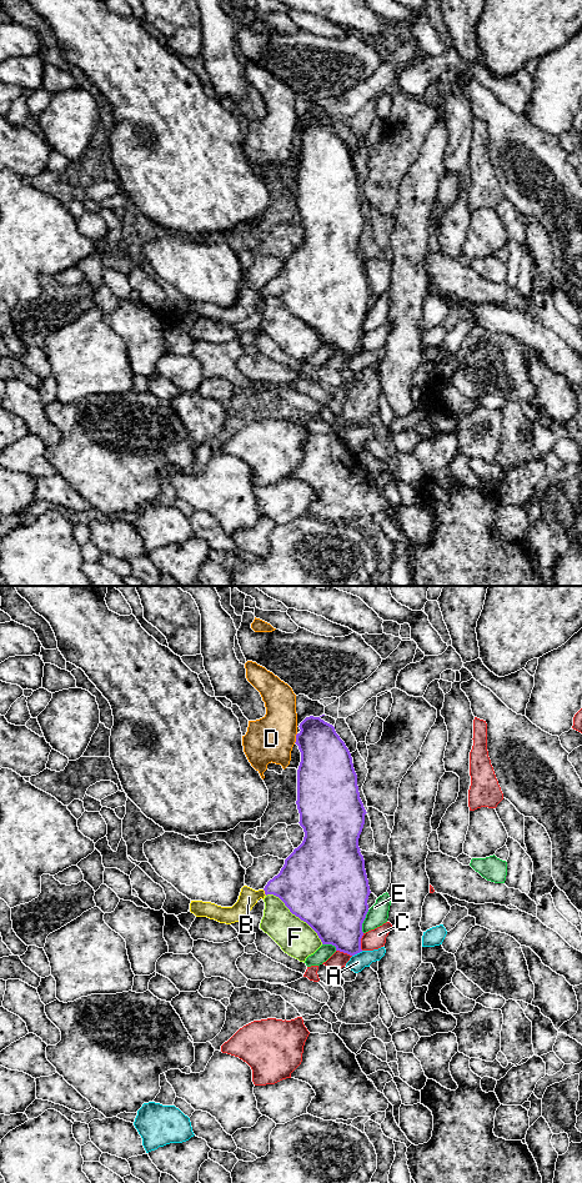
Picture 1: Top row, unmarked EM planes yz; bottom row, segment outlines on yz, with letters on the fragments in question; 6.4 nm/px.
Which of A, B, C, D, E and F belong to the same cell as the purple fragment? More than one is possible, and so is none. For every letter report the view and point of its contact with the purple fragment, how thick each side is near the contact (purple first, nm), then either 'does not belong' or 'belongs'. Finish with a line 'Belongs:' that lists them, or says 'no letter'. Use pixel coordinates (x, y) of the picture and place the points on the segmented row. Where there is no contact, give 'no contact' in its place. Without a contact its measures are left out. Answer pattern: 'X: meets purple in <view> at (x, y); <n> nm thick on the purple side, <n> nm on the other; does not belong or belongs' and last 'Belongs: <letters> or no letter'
A: meets purple in yz at (357, 952); 320 nm thick on the purple side, 110 nm on the other; does not belong
B: meets purple in yz at (265, 892); 340 nm thick on the purple side, 120 nm on the other; belongs
C: meets purple in yz at (360, 942); 360 nm thick on the purple side, 130 nm on the other; does not belong
D: meets purple in yz at (296, 738); 340 nm thick on the purple side, 300 nm on the other; does not belong
E: meets purple in yz at (364, 920); 460 nm thick on the purple side, 140 nm on the other; does not belong
F: meets purple in yz at (296, 916); 500 nm thick on the purple side, 240 nm on the other; does not belong
Belongs: B

